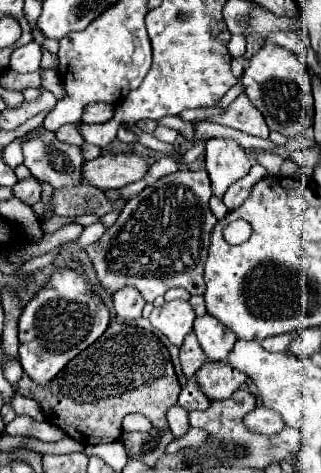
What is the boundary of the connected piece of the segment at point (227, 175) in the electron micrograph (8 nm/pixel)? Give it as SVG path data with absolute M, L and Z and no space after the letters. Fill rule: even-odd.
M211 138L205 150L205 168L213 184L213 194L223 196L227 188L243 178L253 166L253 160L233 138Z

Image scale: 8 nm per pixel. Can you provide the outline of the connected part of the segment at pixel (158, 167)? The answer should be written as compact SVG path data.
M163 156L161 160L157 160L157 162L149 168L149 176L153 176L153 178L163 178L163 176L175 172L177 168L179 168L179 164L177 164L171 156Z

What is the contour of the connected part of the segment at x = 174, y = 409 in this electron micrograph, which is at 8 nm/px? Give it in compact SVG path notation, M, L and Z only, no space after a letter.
M175 404L175 406L171 406L171 408L167 410L167 422L169 422L169 428L171 428L171 432L173 432L175 438L183 436L183 434L189 430L187 414L189 414L189 412L187 412L185 408L181 408L179 404Z

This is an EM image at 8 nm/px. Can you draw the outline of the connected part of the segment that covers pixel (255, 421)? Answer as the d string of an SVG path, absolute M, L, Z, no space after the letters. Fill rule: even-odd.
M257 406L245 420L245 424L249 428L253 428L255 432L263 432L263 434L277 434L279 430L285 428L285 422L281 420L279 414L275 414L273 410L265 408L265 406Z

